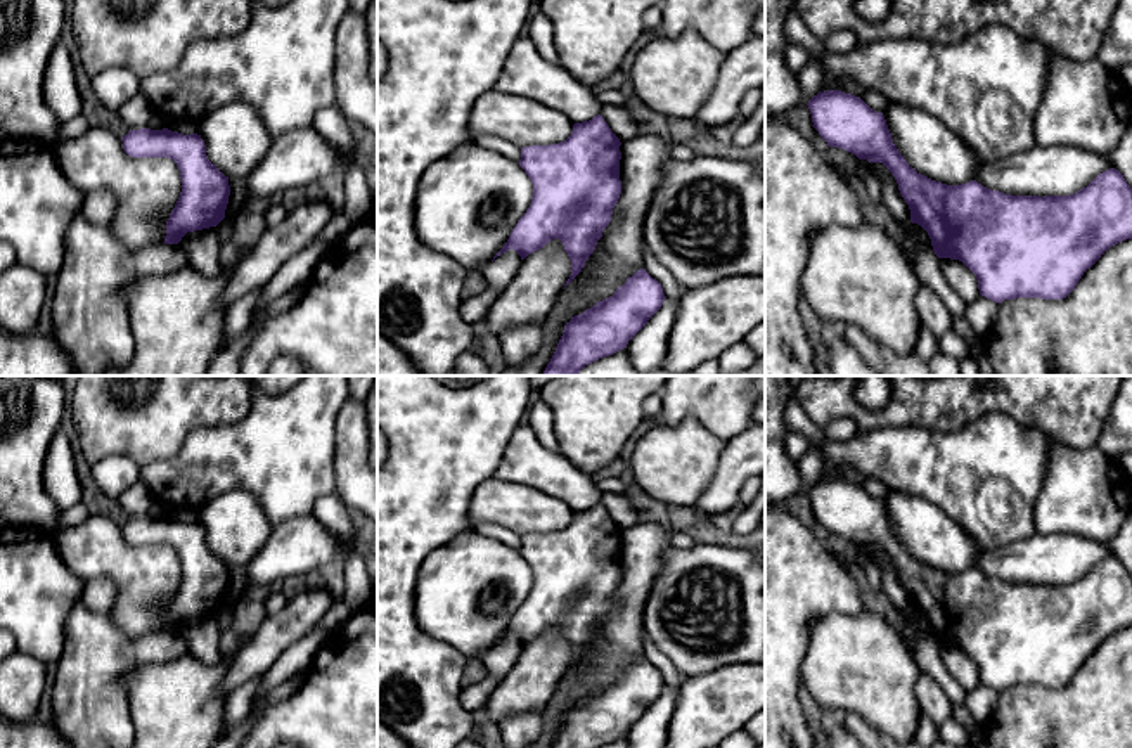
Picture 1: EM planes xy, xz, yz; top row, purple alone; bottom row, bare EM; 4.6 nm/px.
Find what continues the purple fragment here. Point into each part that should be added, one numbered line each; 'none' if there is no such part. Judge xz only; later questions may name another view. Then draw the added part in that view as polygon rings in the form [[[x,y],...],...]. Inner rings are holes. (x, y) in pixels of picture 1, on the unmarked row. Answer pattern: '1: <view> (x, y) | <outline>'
none

